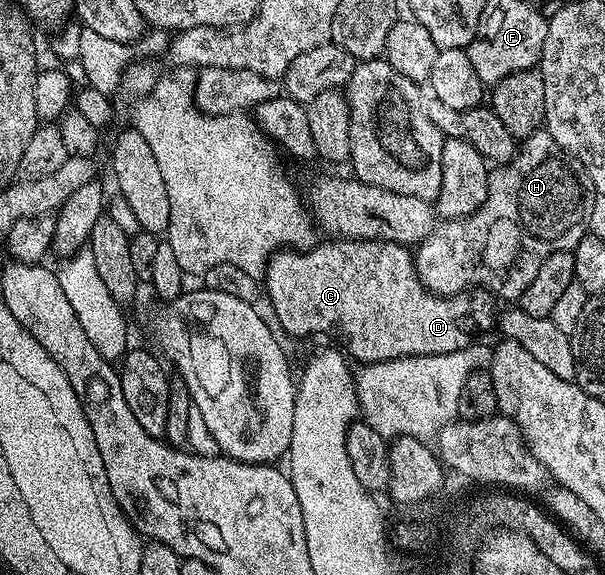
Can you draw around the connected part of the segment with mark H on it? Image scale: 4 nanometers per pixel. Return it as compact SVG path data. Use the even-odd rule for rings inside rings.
M540 131L522 138L510 161L502 162L490 170L487 178L485 203L475 213L462 217L443 219L435 230L419 242L414 250L416 274L424 288L430 293L444 298L456 293L465 293L472 287L489 287L496 298L517 299L533 275L541 268L541 263L553 255L553 251L574 250L585 232L583 226L583 185L576 162L546 131Z

